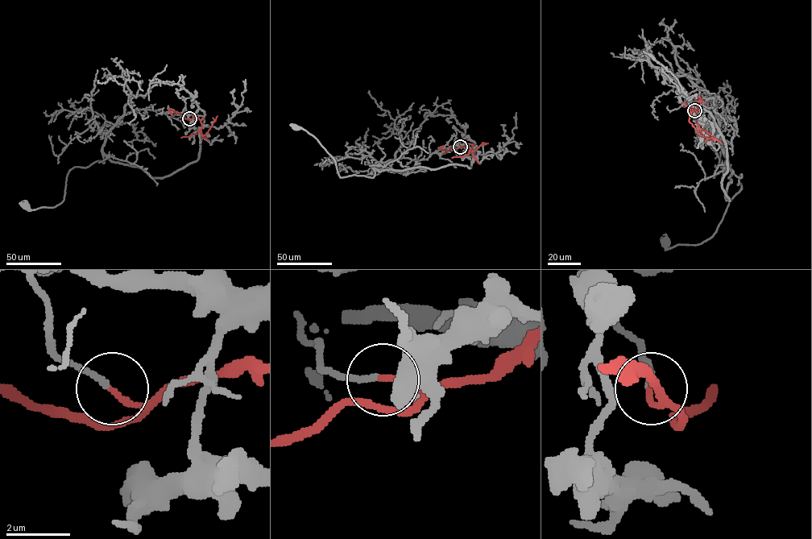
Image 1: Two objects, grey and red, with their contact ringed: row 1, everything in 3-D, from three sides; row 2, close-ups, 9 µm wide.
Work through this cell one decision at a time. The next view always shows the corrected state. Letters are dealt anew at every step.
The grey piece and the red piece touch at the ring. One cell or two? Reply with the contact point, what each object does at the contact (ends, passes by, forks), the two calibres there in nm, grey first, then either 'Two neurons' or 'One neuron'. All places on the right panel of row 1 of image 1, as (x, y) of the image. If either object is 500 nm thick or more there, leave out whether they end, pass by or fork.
Place: (694, 110). At the ring grey ends. At the ring red ends. Thickness 160 nm (grey) against 170 nm. Two neurons

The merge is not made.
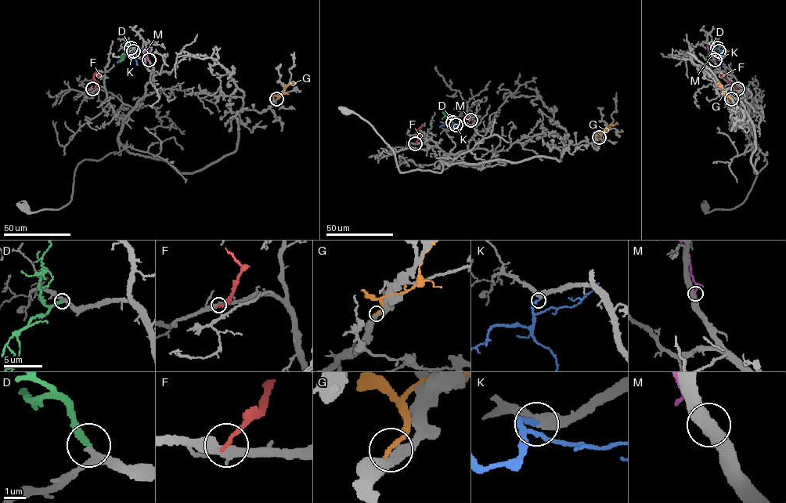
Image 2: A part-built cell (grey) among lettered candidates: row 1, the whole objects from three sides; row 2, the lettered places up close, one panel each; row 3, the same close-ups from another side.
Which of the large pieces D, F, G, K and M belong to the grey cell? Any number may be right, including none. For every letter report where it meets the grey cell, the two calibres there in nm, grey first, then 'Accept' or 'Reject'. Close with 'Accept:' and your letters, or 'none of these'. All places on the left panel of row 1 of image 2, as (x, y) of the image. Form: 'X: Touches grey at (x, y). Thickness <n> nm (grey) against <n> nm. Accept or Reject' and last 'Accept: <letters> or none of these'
D: Touches grey at (131, 48). Thickness 260 nm (grey) against 320 nm. Accept
F: Touches grey at (92, 88). Thickness 460 nm (grey) against 240 nm. Reject
G: Touches grey at (276, 99). Thickness 400 nm (grey) against 200 nm. Reject
K: Touches grey at (133, 51). Thickness 340 nm (grey) against 260 nm. Accept
M: Touches grey at (149, 59). Thickness 550 nm (grey) against 220 nm. Reject
Accept: D, K

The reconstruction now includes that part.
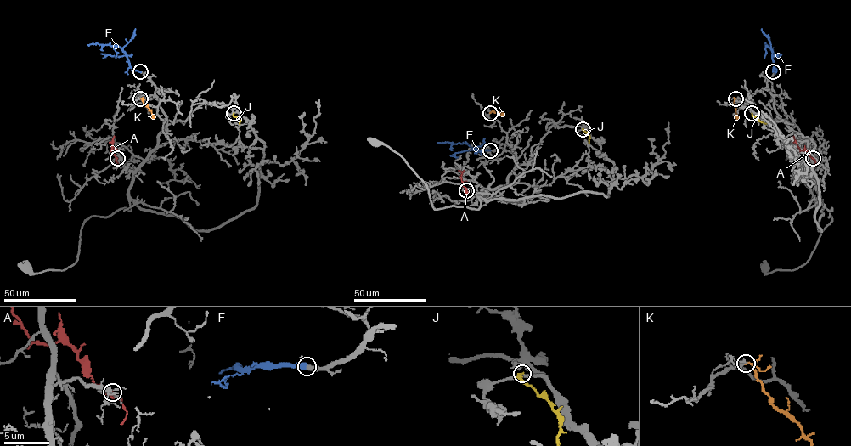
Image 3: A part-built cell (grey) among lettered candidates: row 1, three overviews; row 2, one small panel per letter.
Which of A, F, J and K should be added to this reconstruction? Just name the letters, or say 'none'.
F

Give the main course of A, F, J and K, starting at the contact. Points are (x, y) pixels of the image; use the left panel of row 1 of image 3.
A: (117, 158), (111, 149), (114, 136)
F: (140, 71), (130, 66), (126, 54), (117, 46), (87, 45)
J: (233, 113), (239, 123)
K: (140, 98), (154, 116), (151, 118)

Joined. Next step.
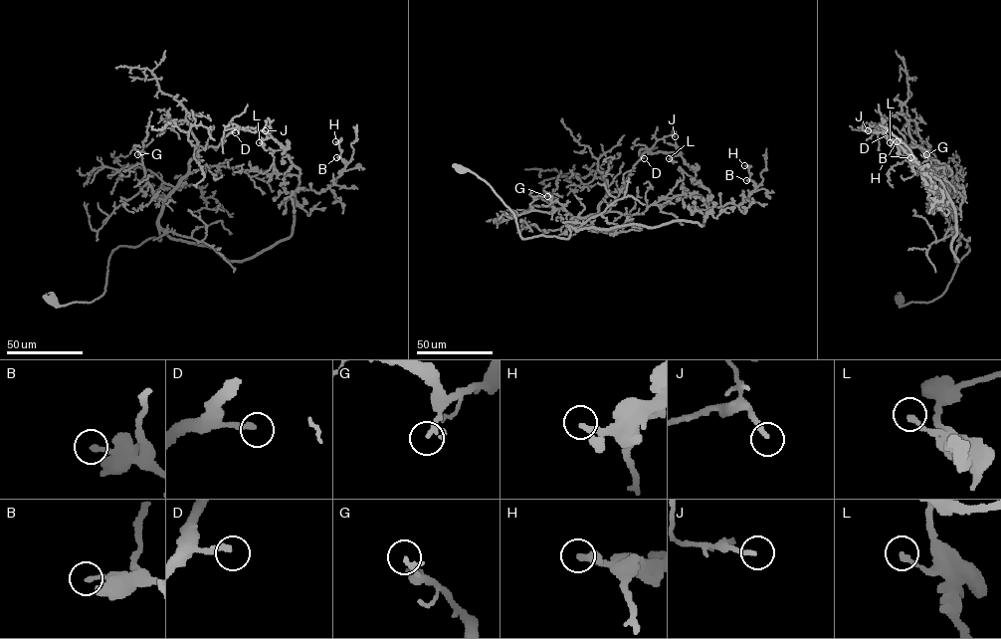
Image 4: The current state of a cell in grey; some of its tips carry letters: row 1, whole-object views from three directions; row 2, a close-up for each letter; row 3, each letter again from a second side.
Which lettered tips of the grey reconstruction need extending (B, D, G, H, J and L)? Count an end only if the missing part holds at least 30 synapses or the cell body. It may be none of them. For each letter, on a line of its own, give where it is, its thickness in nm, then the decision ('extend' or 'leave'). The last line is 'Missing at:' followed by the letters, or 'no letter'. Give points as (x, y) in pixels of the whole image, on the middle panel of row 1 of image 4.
B: (746, 180) | 220 nm | leave
D: (644, 158) | 240 nm | extend
G: (547, 196) | 140 nm | leave
H: (744, 165) | 260 nm | leave
J: (675, 136) | 200 nm | leave
L: (669, 158) | 240 nm | leave
Missing at: D

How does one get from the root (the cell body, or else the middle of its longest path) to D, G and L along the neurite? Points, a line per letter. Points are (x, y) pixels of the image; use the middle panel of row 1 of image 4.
D: (459, 168), (490, 186), (514, 214), (523, 238), (567, 239), (568, 224), (594, 215), (644, 158)
G: (459, 168), (470, 170), (490, 186), (514, 214), (523, 238), (569, 236), (572, 216), (553, 207), (547, 196)
L: (459, 168), (490, 186), (523, 238), (567, 239), (568, 224), (594, 215), (643, 153), (681, 155), (669, 158)

